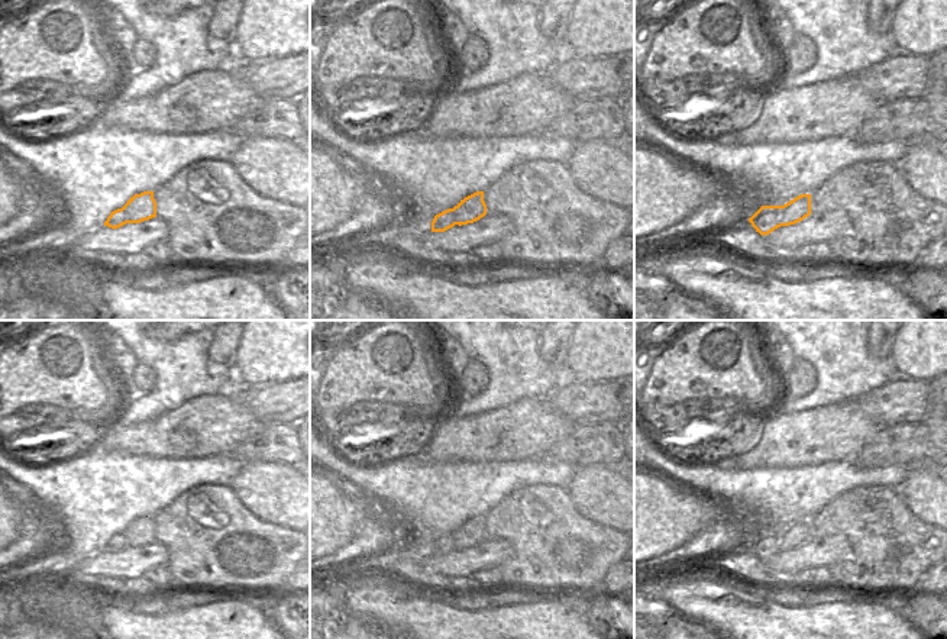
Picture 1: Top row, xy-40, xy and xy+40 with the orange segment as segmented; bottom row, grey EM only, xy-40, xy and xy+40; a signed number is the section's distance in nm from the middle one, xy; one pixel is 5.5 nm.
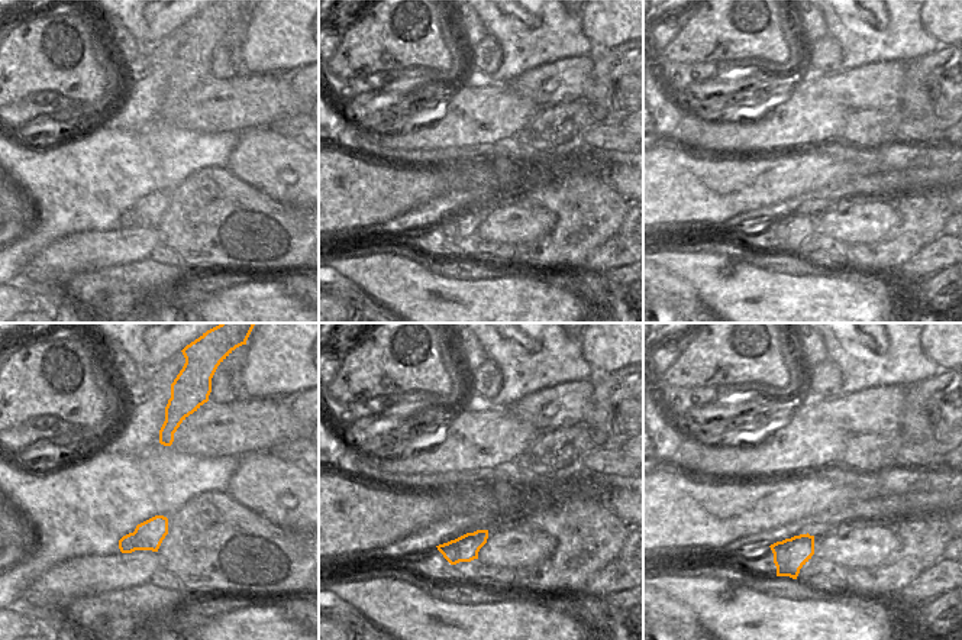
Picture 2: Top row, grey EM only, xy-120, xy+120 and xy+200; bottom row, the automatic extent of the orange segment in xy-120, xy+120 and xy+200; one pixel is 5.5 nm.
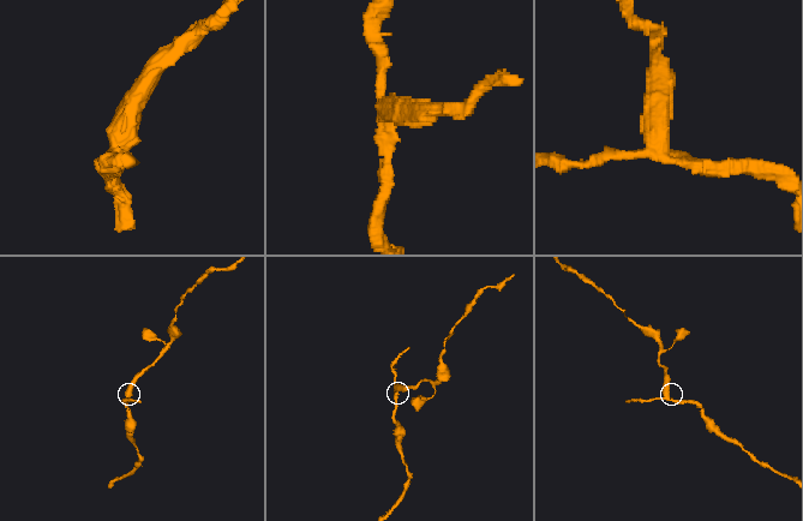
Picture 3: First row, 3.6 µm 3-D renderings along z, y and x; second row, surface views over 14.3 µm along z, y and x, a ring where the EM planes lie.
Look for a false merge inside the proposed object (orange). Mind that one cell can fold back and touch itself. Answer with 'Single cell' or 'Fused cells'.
Fused cells.

